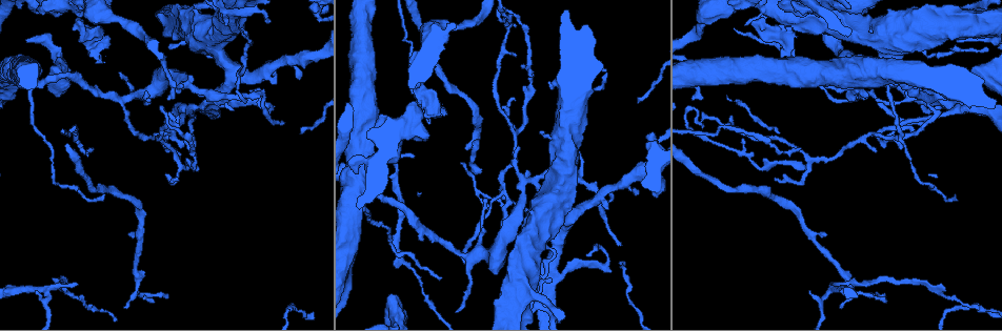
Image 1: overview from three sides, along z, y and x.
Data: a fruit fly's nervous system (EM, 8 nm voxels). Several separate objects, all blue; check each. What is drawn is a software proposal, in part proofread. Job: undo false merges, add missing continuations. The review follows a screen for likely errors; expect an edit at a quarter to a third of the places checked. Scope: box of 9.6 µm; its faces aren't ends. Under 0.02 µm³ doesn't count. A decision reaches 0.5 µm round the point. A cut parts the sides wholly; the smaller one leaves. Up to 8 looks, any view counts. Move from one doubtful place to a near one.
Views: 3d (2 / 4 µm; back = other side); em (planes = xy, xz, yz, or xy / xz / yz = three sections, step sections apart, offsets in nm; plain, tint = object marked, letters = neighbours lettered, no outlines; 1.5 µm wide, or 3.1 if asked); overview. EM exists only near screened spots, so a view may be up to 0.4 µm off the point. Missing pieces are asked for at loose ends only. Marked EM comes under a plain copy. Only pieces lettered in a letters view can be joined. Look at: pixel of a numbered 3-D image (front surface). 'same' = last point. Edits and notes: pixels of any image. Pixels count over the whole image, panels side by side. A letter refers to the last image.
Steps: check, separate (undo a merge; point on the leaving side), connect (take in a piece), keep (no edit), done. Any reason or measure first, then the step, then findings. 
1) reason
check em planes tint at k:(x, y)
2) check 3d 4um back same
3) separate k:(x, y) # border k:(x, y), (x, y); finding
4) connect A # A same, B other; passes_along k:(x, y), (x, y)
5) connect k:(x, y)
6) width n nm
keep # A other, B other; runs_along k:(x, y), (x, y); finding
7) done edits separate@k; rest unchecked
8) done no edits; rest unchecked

three-way junction
check 3d 4um at 1:(169, 135)

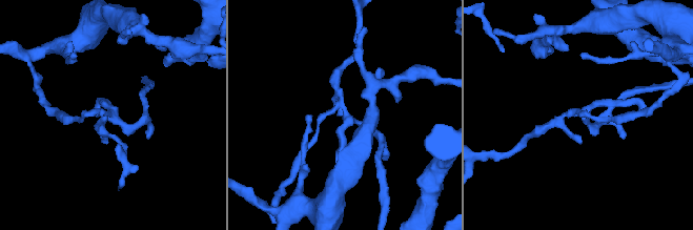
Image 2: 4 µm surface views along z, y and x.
check em yz step 8 tint at 2:(106, 116)

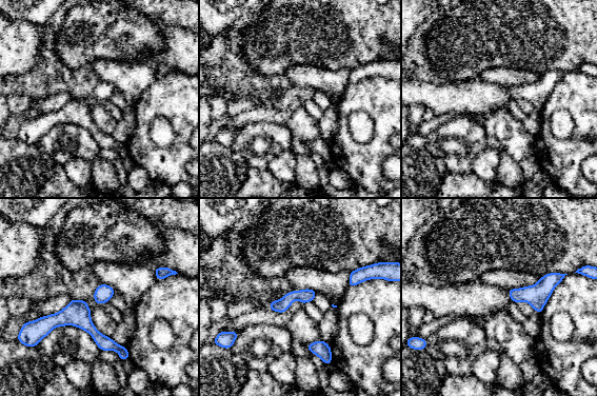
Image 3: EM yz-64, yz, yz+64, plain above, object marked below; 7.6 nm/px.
check em planes letters same

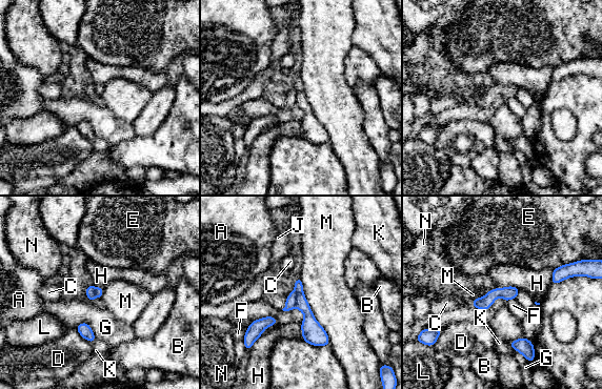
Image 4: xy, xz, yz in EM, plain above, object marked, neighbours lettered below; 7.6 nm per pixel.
separate 4:(291, 303) # A other, B other, C other, D other, E other, F other, G other, H other, J other, K other, L other, M other, N other; border 4:(295, 290), (297, 293), (297, 306); two neurons meet here

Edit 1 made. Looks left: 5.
abrupt turn
check em planes letters at 1:(653, 152)

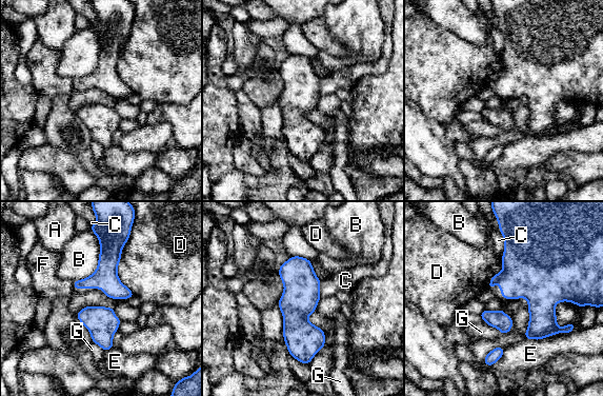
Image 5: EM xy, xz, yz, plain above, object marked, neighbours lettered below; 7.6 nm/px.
keep # A other, B other, C other, D other, E other, F other, G other; runs_along 5:(297, 270), (297, 331), (306, 360); all the same neuron

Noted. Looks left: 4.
thin end
check em planes letters at 1:(75, 283)

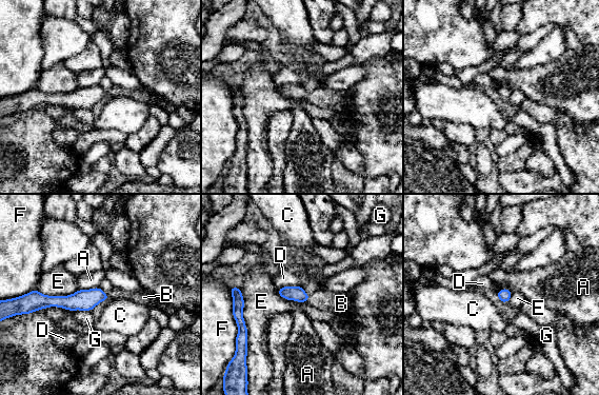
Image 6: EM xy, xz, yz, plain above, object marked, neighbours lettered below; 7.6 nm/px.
connect B # A other, B same, C other, D other, E other, F other, G other; it goes on there

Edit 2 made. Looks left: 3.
done edits separate@4, connect@6; rest unchecked

